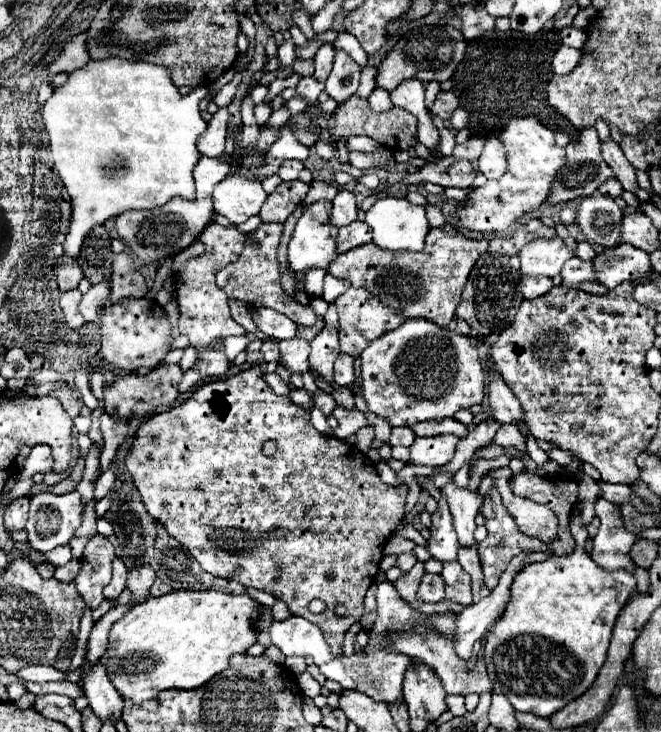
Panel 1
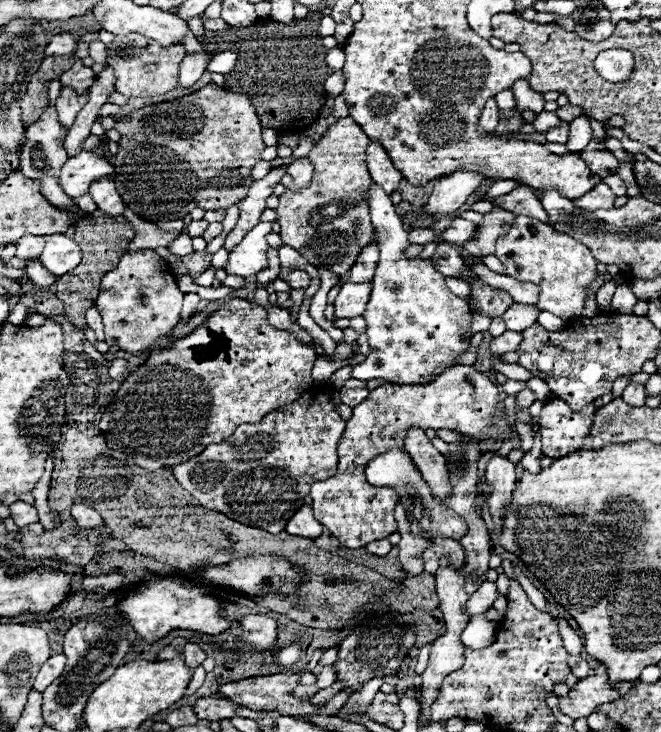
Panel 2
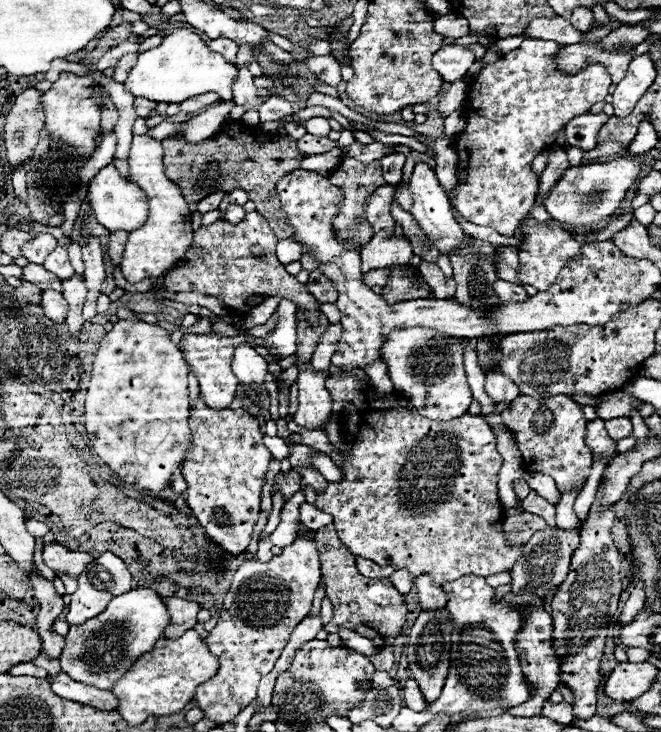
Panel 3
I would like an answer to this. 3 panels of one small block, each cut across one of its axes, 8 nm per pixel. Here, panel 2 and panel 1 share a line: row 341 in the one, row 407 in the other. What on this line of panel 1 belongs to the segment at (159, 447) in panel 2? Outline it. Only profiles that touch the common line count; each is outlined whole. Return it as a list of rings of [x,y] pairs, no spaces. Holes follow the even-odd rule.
[[[252,366],[248,370],[242,370],[238,372],[236,376],[230,376],[226,380],[218,380],[218,382],[210,382],[210,384],[204,384],[200,390],[194,392],[194,396],[184,402],[182,406],[176,406],[176,408],[170,408],[166,412],[160,412],[156,416],[152,416],[144,426],[140,426],[140,430],[136,432],[136,440],[126,456],[126,468],[128,472],[132,474],[132,480],[142,496],[142,502],[148,510],[148,514],[162,522],[162,526],[166,528],[166,532],[178,540],[198,562],[200,566],[218,576],[218,578],[226,578],[226,580],[234,580],[234,582],[240,582],[242,586],[254,586],[258,590],[264,590],[268,594],[272,594],[274,598],[280,598],[288,604],[290,612],[294,616],[302,616],[310,622],[314,622],[324,638],[326,638],[326,644],[330,646],[332,650],[332,656],[334,658],[340,658],[342,656],[342,642],[344,642],[344,634],[348,632],[348,628],[360,620],[360,616],[364,614],[364,596],[366,596],[366,590],[370,588],[376,572],[378,572],[378,566],[380,566],[380,560],[382,560],[382,550],[384,550],[384,544],[386,540],[392,536],[398,520],[404,518],[404,510],[406,510],[406,496],[408,496],[408,486],[390,486],[390,484],[384,484],[374,468],[374,464],[370,462],[370,458],[366,454],[362,454],[356,446],[352,444],[346,444],[344,440],[338,440],[334,436],[326,436],[326,434],[320,434],[312,424],[310,424],[310,412],[294,406],[290,402],[290,398],[286,396],[276,396],[270,386],[264,382],[262,378],[262,370],[258,366]],[[266,440],[276,440],[278,442],[278,450],[272,458],[266,458],[262,454],[262,444]],[[312,598],[320,598],[324,600],[326,604],[326,610],[320,612],[320,614],[312,614],[308,610],[308,602]],[[336,606],[346,606],[348,608],[348,614],[344,618],[338,618],[334,614],[334,608]]]

